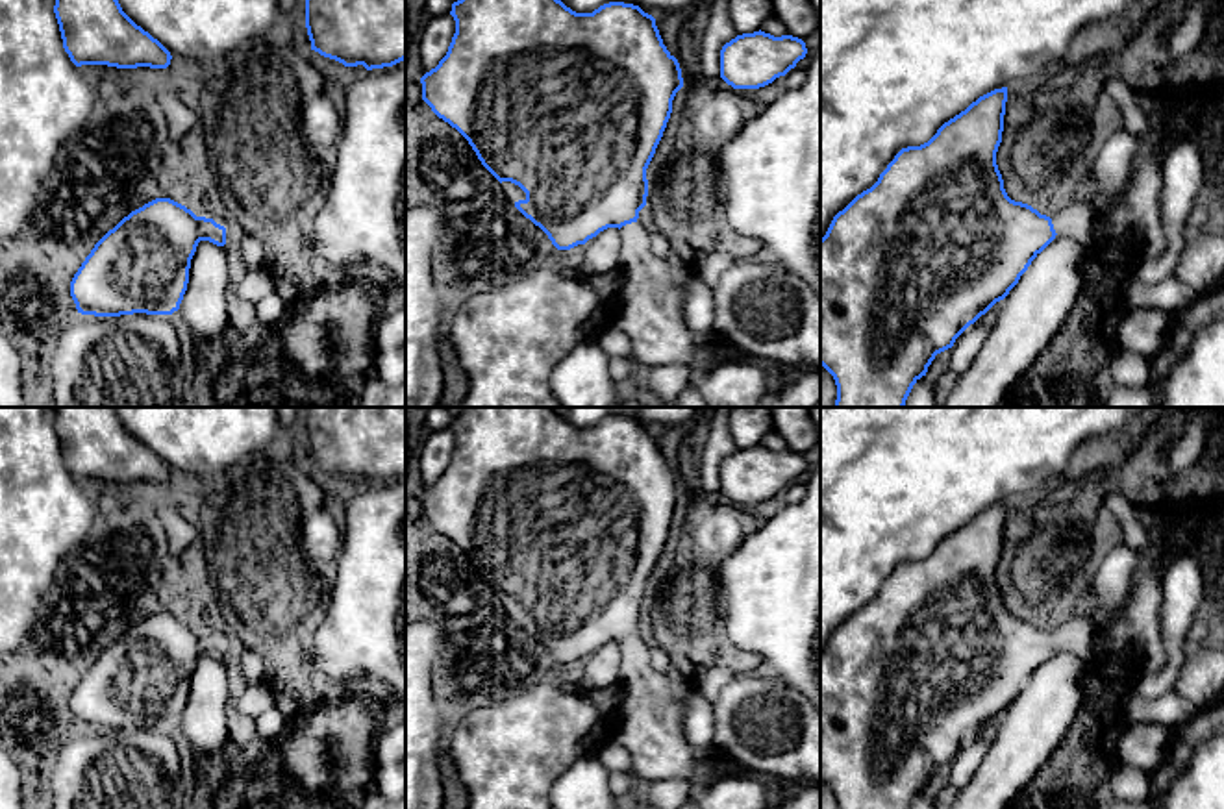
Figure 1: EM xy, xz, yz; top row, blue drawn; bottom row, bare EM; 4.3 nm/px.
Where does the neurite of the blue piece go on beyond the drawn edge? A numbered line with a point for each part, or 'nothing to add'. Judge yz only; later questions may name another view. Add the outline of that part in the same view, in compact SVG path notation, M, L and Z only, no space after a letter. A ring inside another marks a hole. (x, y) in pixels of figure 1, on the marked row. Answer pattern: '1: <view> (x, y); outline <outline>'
1: yz (1134, 217); outline M1157 104L1157 120L1139 133L1139 148L1131 159L1124 189L1096 205L1068 205L1052 217L1055 233L1068 233L1087 244L1115 239L1139 248L1137 263L1159 257L1167 250L1161 218L1161 159L1167 141L1191 135L1202 120L1204 107Z

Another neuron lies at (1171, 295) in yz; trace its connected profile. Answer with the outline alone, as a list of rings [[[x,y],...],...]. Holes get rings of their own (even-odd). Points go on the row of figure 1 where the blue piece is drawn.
[[[1135,274],[1124,283],[1122,292],[1124,311],[1154,307],[1174,318],[1187,309],[1198,292],[1176,274],[1163,278],[1157,283],[1143,283]]]

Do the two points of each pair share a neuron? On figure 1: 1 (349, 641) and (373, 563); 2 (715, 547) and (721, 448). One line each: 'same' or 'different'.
1: same
2: different

